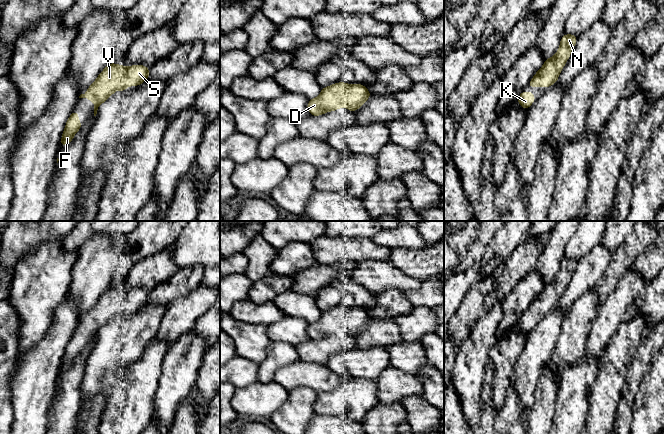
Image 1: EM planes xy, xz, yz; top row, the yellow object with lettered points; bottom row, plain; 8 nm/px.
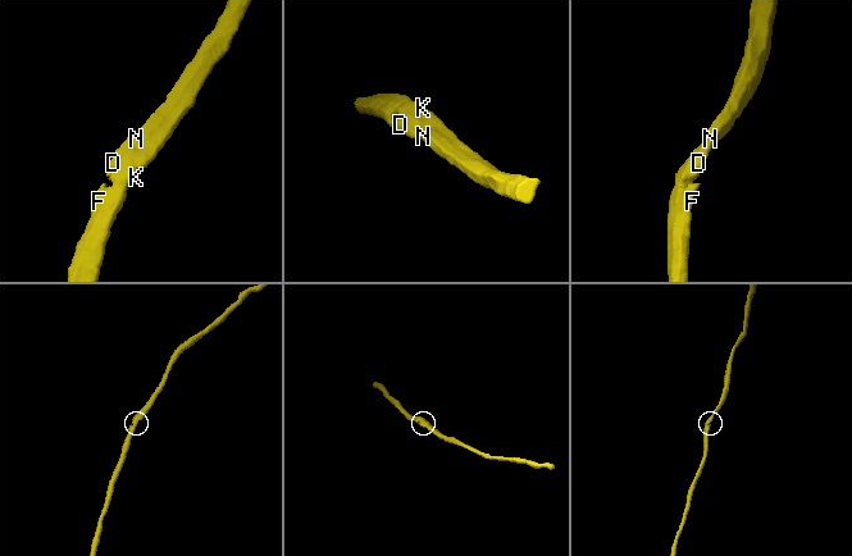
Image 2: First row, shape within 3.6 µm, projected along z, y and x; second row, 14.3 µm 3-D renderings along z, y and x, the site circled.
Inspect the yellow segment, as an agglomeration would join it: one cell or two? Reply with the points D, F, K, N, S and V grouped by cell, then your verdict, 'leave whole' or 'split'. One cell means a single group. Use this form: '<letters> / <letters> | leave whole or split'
D F K N S V | leave whole

